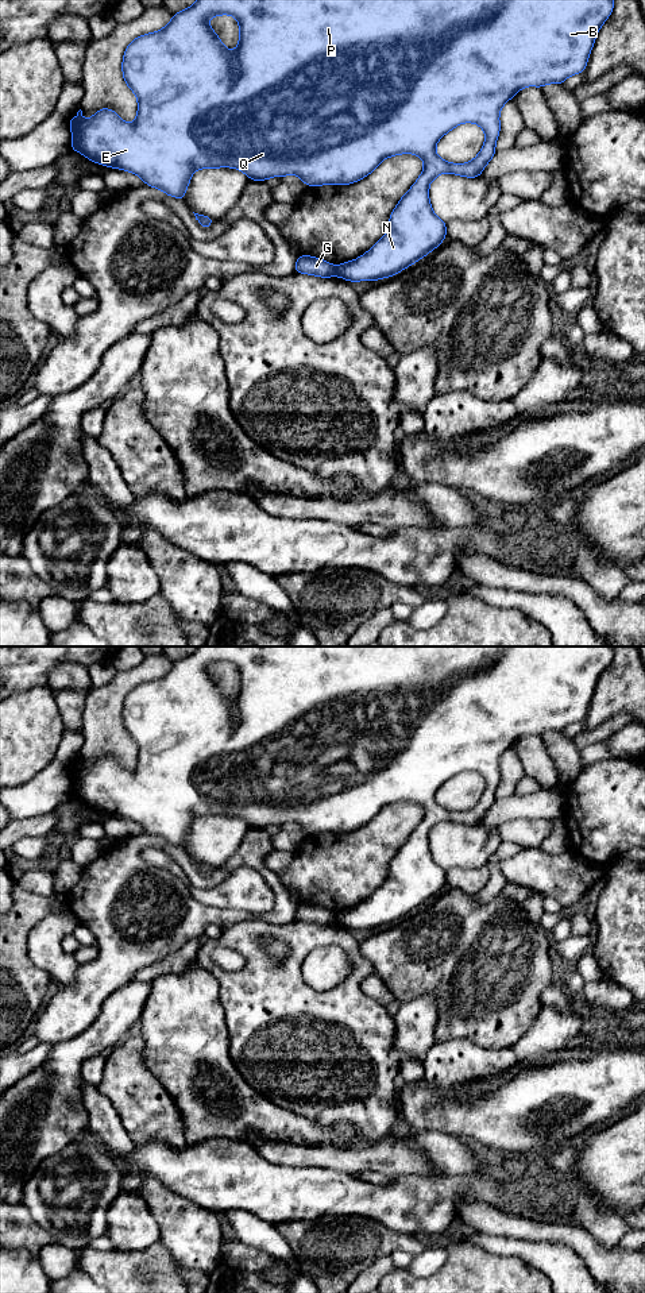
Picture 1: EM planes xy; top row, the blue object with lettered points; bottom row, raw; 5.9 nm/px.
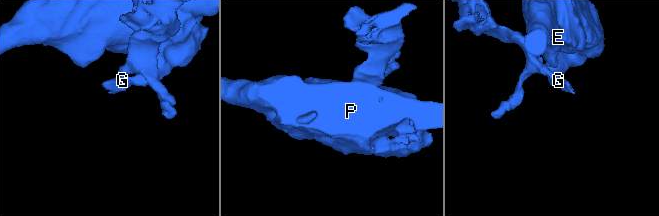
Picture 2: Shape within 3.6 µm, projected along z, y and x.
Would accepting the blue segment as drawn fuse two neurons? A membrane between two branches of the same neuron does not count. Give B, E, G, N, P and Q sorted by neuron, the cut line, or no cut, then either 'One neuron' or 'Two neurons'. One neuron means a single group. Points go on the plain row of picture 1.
Groups: B E N P Q / G. Split along xy (335, 914), (336, 922). Two neurons

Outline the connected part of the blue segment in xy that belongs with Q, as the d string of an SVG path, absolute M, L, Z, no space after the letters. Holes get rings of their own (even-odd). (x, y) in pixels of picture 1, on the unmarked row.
M197 646L192 655L174 661L173 667L161 679L140 683L127 692L121 719L127 734L138 748L135 769L123 769L117 760L109 756L101 756L85 768L80 757L74 767L67 768L72 777L70 798L82 802L90 810L131 819L139 823L147 834L157 835L182 849L185 849L185 840L192 822L200 817L232 815L243 819L252 829L294 822L306 834L340 834L363 827L386 806L414 802L424 808L424 818L390 861L386 883L355 908L336 914L336 923L349 930L389 926L417 911L447 885L447 871L433 861L429 849L430 830L444 821L467 826L480 825L483 817L497 800L495 792L501 779L499 761L502 754L522 736L542 736L546 732L563 733L569 723L584 721L595 686L613 657L614 646ZM220 663L231 663L239 671L239 692L232 699L223 692L208 671L212 664ZM463 771L480 773L486 783L484 792L471 810L447 810L436 802L436 792L447 780Z

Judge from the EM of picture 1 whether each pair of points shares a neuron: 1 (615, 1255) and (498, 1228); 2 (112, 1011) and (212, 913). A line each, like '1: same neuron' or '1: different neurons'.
1: same neuron
2: different neurons

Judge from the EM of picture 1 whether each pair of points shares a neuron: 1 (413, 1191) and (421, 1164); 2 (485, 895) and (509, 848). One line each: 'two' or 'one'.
1: two
2: one

